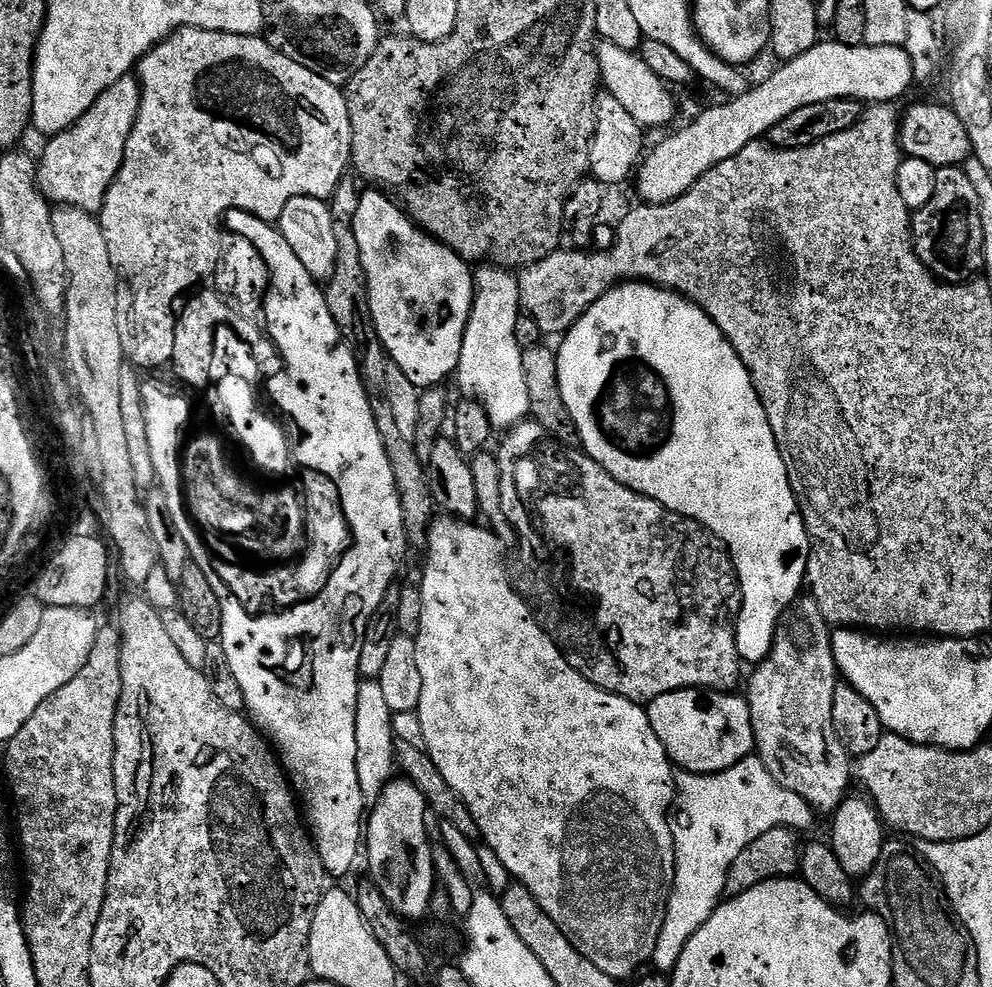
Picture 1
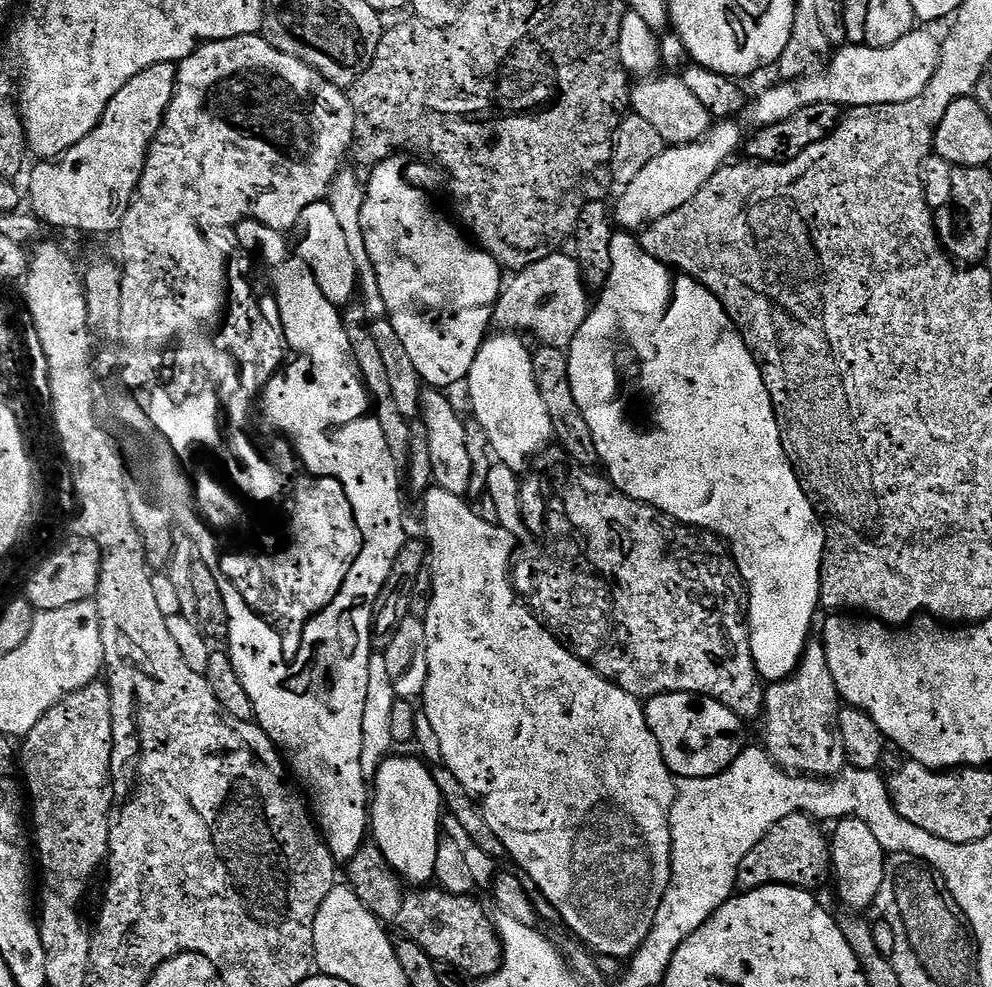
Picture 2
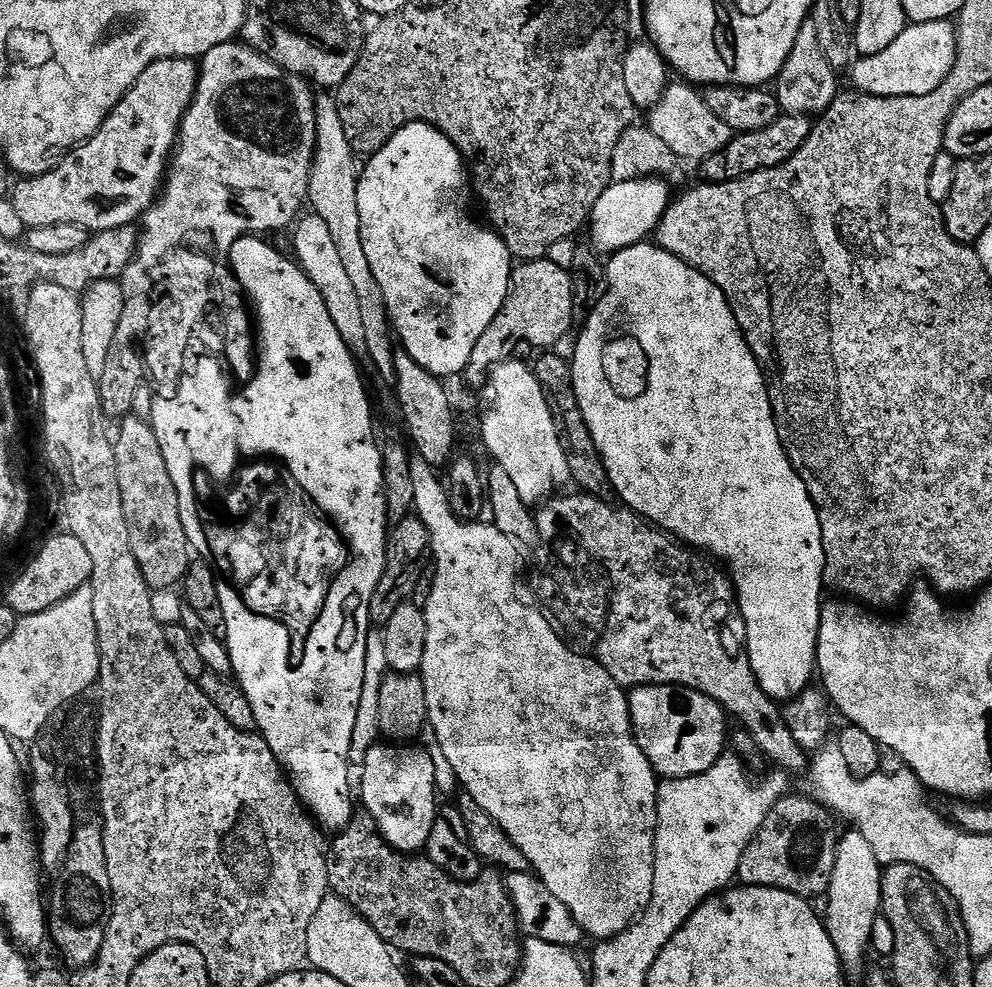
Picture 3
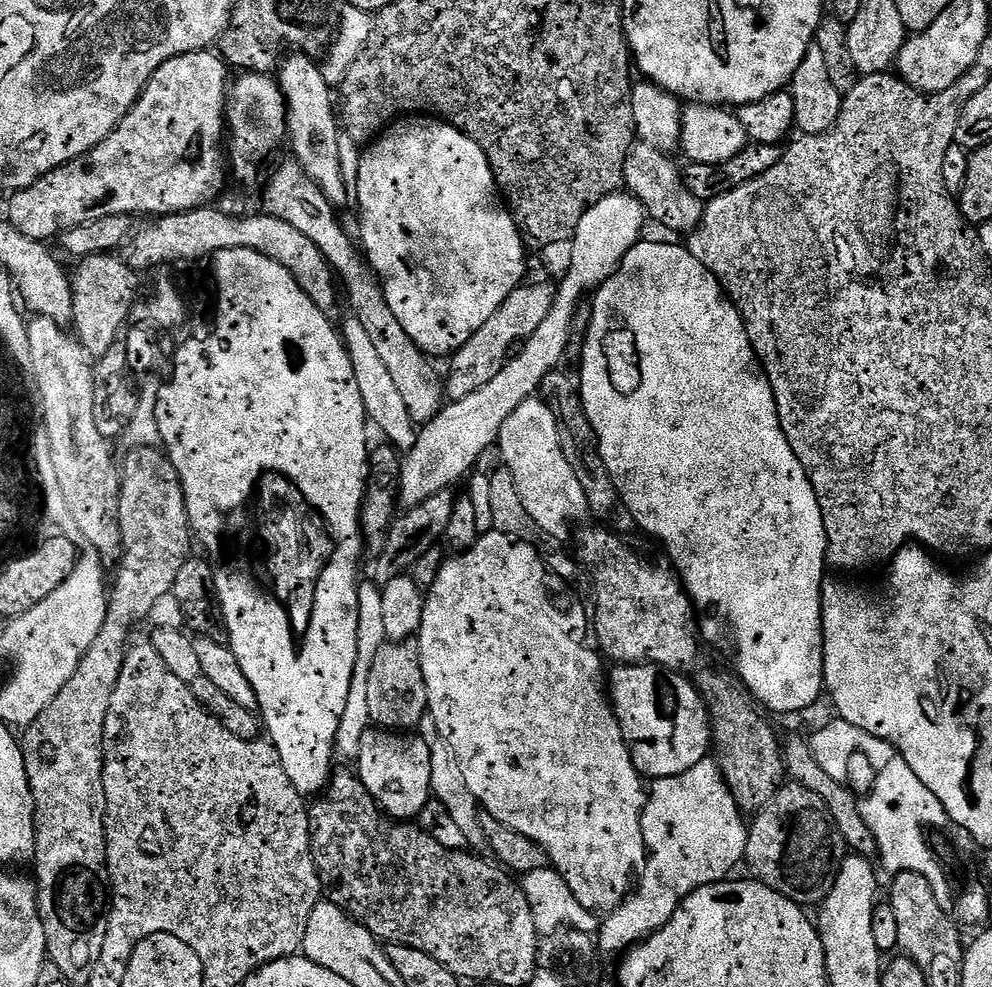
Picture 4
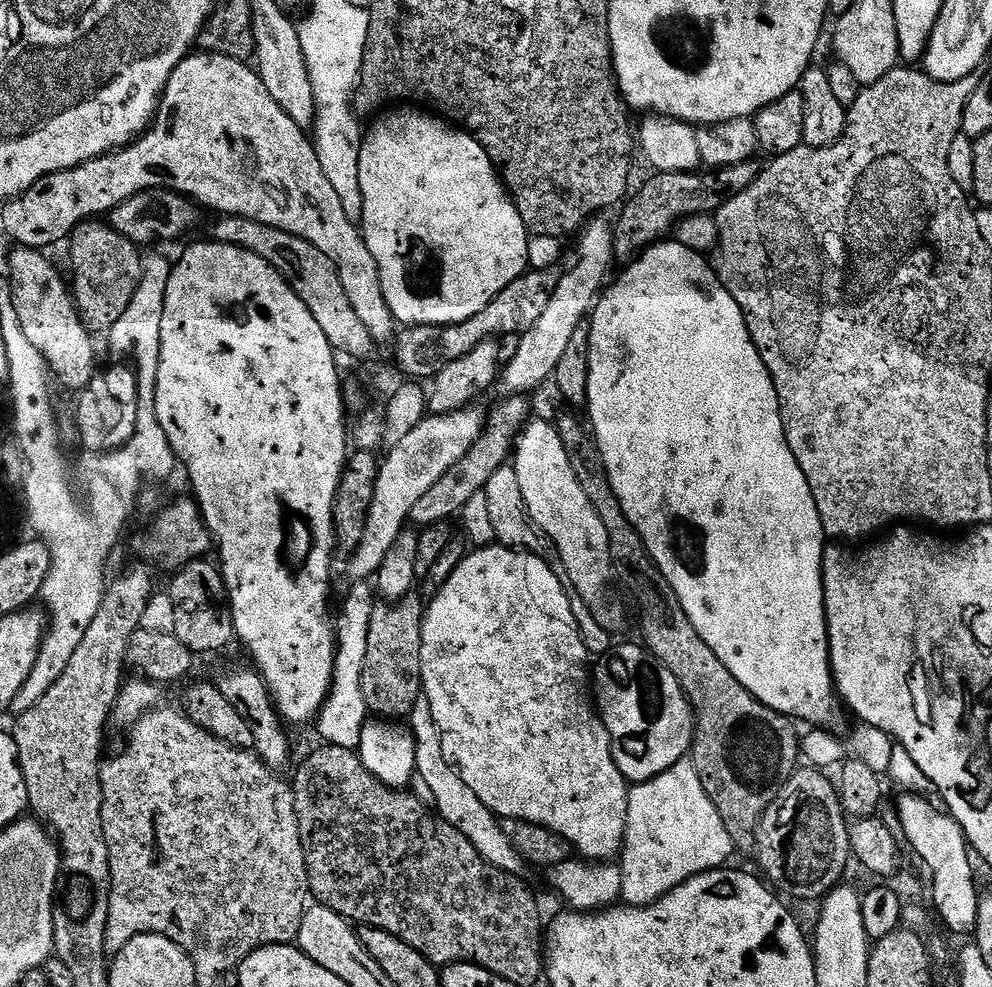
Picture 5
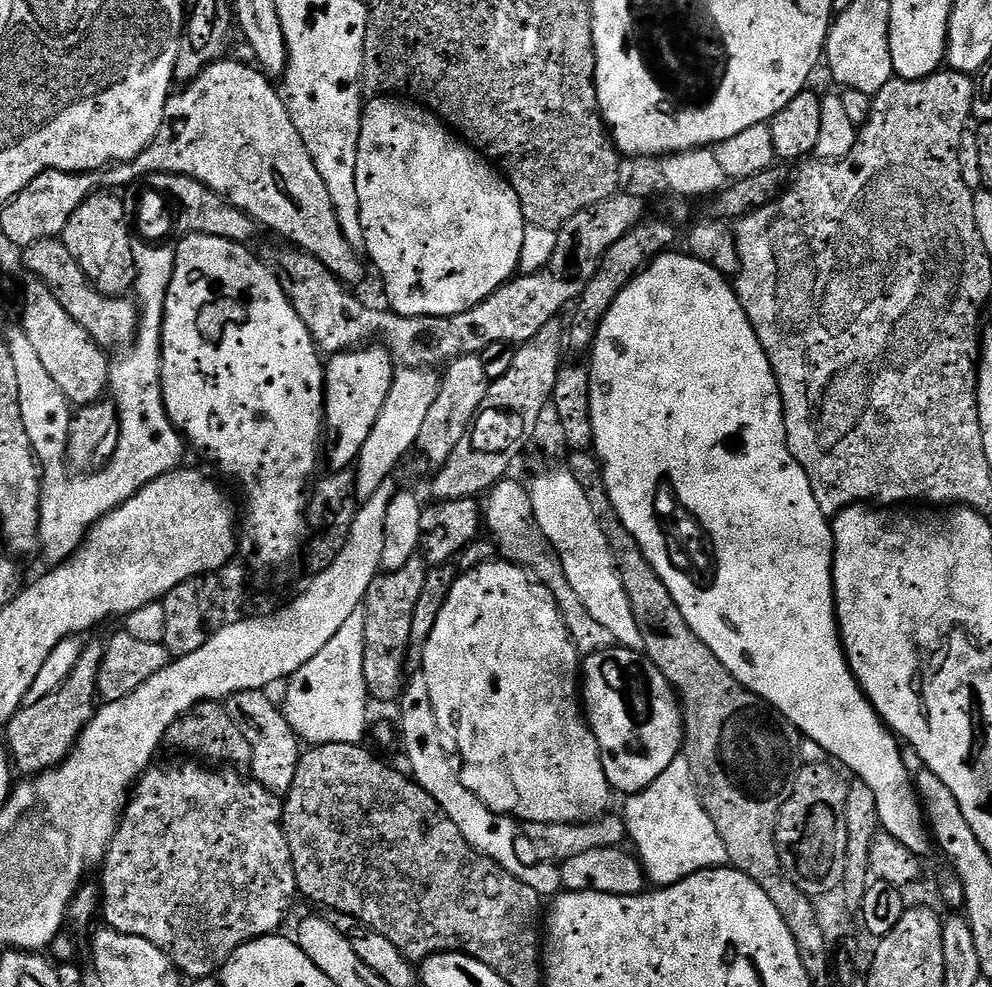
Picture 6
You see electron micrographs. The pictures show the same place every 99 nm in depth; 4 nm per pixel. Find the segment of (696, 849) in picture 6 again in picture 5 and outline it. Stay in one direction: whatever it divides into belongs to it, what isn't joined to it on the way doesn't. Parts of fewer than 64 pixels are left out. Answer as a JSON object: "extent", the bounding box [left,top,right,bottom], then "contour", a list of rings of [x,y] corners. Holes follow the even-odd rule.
{"extent":[622,763,732,906],"contour":[[[695,763],[675,764],[661,776],[635,785],[628,795],[628,834],[622,850],[623,903],[628,906],[651,906],[690,878],[725,867],[732,856],[732,843],[732,831],[706,790],[700,769]]]}

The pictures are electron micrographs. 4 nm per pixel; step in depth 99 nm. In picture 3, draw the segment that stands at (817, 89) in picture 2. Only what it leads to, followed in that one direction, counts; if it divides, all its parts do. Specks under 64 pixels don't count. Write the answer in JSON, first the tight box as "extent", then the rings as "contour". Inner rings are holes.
{"extent":[851,20,956,96],"contour":[[[952,20],[909,23],[882,54],[860,56],[853,63],[851,87],[866,96],[921,96],[938,90],[955,65],[956,24]]]}

